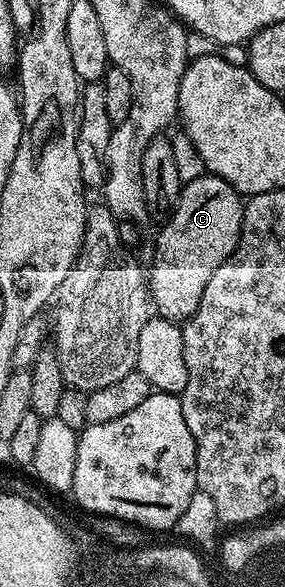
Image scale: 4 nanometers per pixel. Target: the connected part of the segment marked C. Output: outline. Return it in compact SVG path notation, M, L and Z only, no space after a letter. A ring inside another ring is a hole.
M206 174L188 181L182 187L181 197L173 207L173 213L162 223L165 225L153 248L153 269L147 272L147 287L156 315L165 320L185 322L195 314L199 298L203 298L203 290L207 290L207 282L211 282L211 274L215 274L215 270L219 270L219 266L223 266L223 262L227 262L227 258L237 249L244 213L245 200L241 193L235 191L223 178Z

